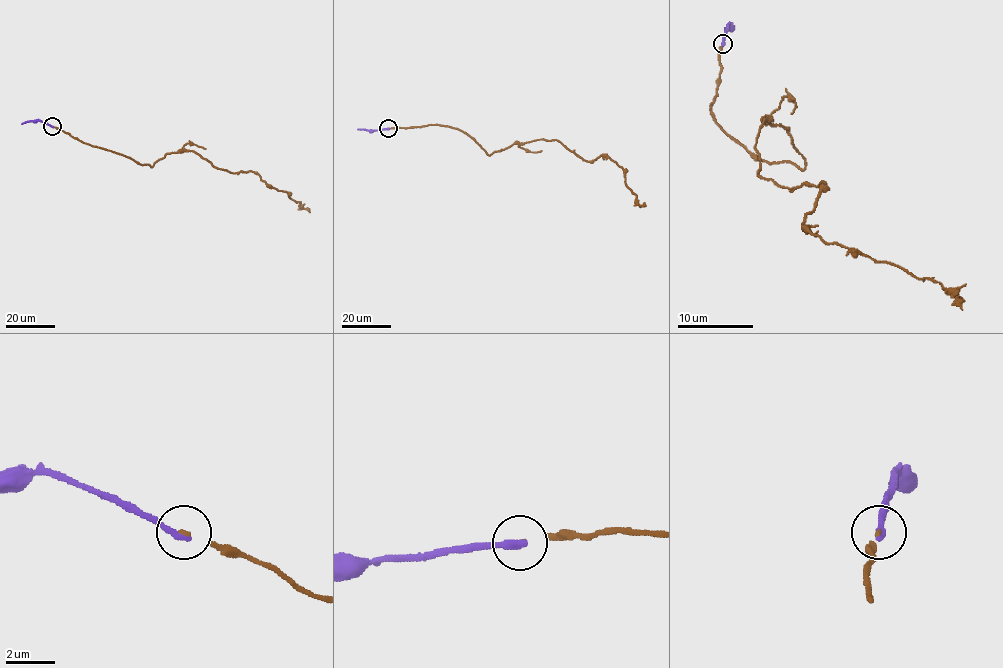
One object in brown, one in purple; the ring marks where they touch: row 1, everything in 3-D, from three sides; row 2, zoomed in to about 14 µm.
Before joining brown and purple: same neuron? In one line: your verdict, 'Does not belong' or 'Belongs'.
Does not belong

